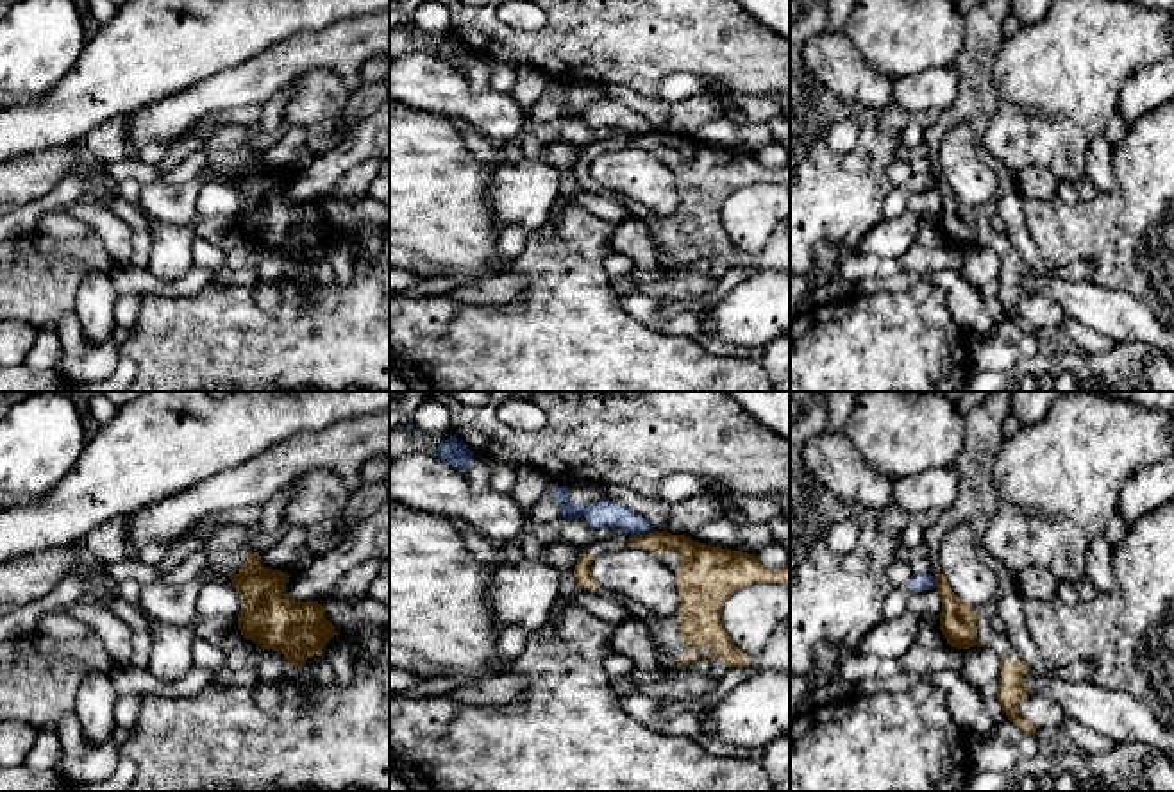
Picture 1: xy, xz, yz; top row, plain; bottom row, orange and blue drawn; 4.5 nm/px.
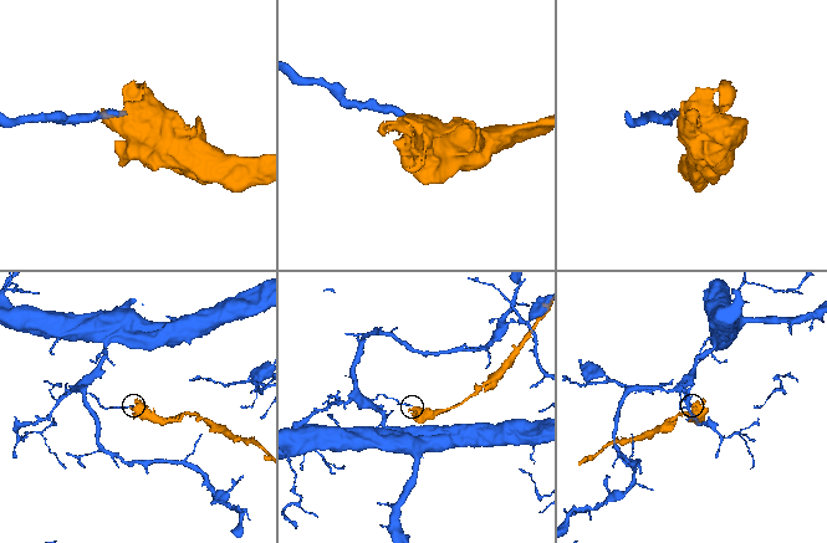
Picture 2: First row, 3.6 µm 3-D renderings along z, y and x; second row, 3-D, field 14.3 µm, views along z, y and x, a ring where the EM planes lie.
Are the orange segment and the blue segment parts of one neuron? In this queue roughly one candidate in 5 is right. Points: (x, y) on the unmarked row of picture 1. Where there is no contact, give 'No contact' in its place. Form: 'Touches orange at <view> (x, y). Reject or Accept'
Touches orange at xz (642, 134). Reject

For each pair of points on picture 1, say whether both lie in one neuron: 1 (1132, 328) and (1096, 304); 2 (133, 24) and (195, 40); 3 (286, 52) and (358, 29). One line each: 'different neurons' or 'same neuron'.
1: same neuron
2: same neuron
3: same neuron

